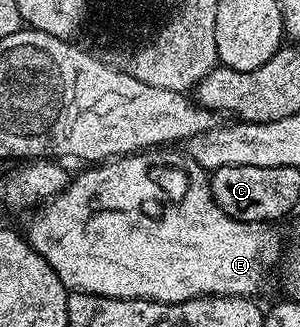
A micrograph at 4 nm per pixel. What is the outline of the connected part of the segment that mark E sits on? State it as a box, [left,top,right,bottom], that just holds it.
[27,147,283,305]

